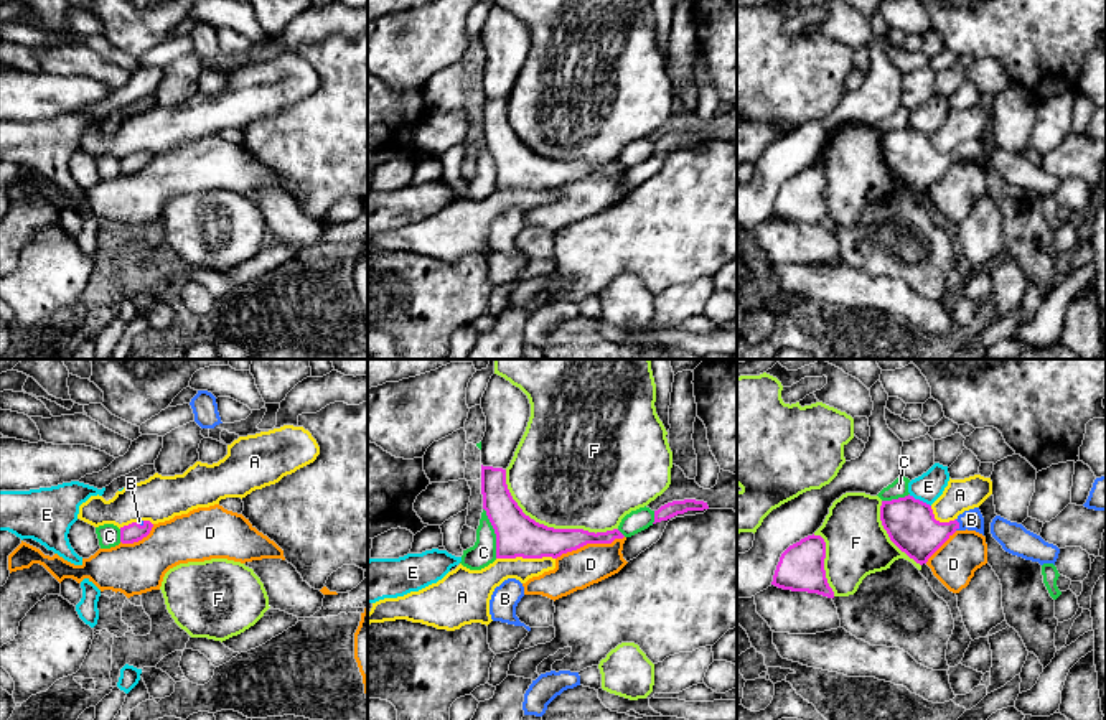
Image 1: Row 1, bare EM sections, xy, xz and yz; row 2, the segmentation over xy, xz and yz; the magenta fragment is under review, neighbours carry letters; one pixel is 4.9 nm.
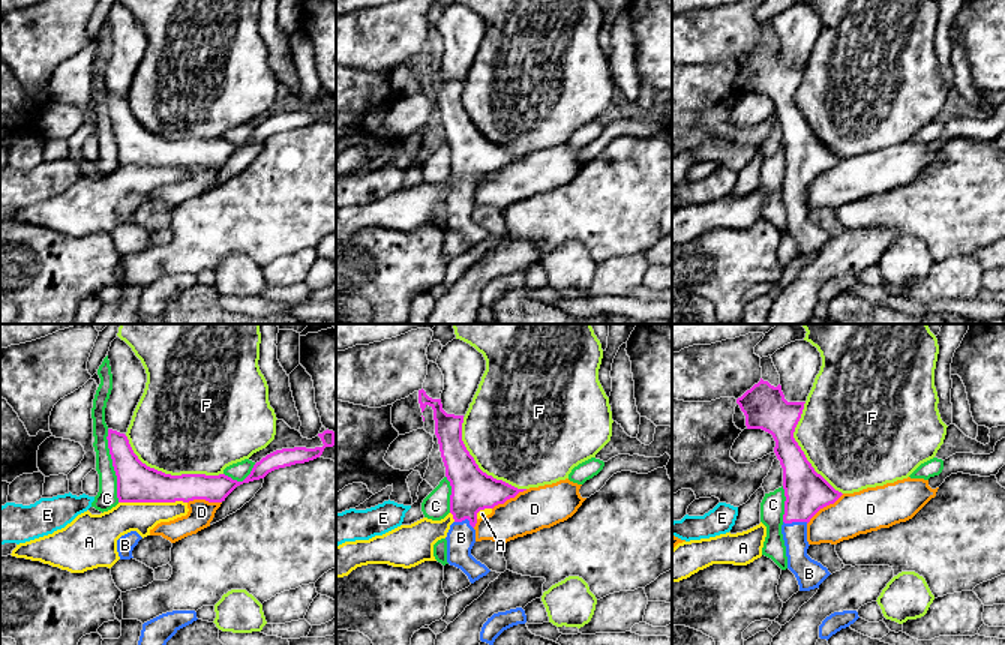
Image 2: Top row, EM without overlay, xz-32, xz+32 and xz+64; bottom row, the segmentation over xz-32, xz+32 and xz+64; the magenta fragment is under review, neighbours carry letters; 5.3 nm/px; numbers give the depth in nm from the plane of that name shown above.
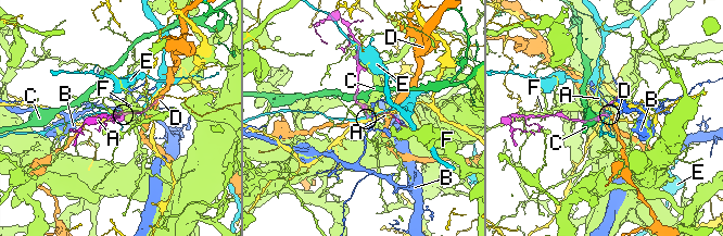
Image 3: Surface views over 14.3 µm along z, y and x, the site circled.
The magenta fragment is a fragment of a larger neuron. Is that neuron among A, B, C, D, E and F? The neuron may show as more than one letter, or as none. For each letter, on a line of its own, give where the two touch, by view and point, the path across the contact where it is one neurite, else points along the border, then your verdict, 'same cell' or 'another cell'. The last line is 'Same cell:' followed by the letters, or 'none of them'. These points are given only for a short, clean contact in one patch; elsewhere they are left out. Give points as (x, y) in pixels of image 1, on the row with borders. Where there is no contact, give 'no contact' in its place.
A: contact xz (524, 557); another cell
B: contact yz (958, 524); way yz (910, 523), (915, 528), (958, 524), (971, 519); same cell
C: contact xz (495, 532); another cell
D: contact xz (589, 542); another cell
E: contact yz (918, 500); another cell
F: contact xz (549, 528); another cell
Same cell: B

